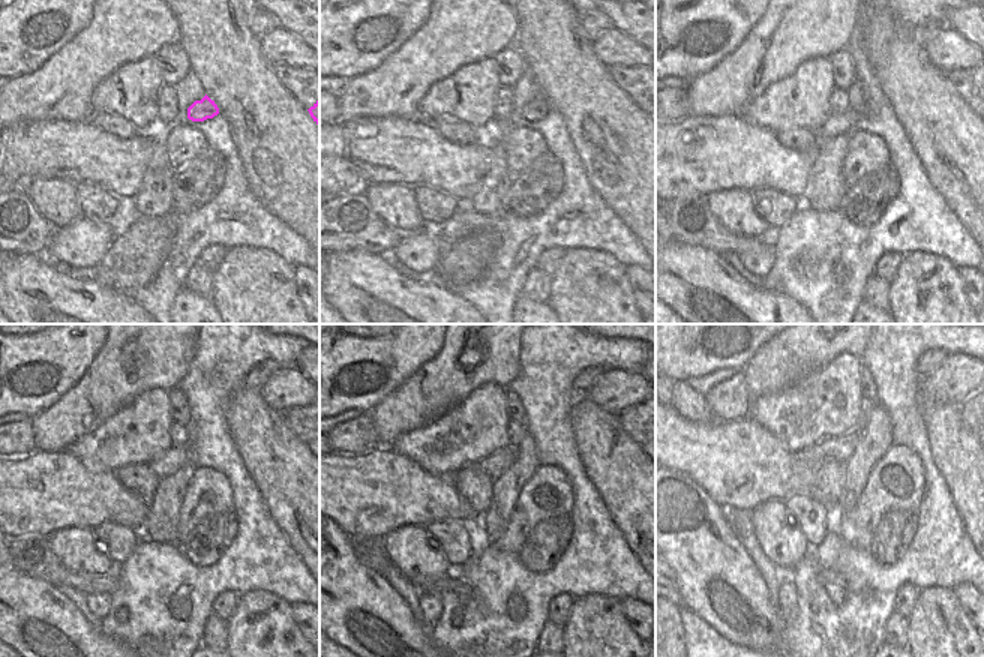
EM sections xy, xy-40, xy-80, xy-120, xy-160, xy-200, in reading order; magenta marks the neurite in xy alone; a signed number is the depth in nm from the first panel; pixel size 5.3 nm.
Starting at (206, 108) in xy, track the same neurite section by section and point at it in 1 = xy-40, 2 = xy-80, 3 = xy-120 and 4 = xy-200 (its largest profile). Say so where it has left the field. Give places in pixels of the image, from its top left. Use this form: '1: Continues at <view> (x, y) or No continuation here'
1: Continues at xy-40 (536, 110)
2: Continues at xy-80 (843, 125)
3: Continues at xy-120 (176, 456)
4: Continues at xy-200 (824, 470)

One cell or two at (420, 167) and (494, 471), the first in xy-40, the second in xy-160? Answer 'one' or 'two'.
two

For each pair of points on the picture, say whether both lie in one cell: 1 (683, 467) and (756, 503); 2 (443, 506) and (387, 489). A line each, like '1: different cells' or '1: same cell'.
1: same cell
2: same cell

